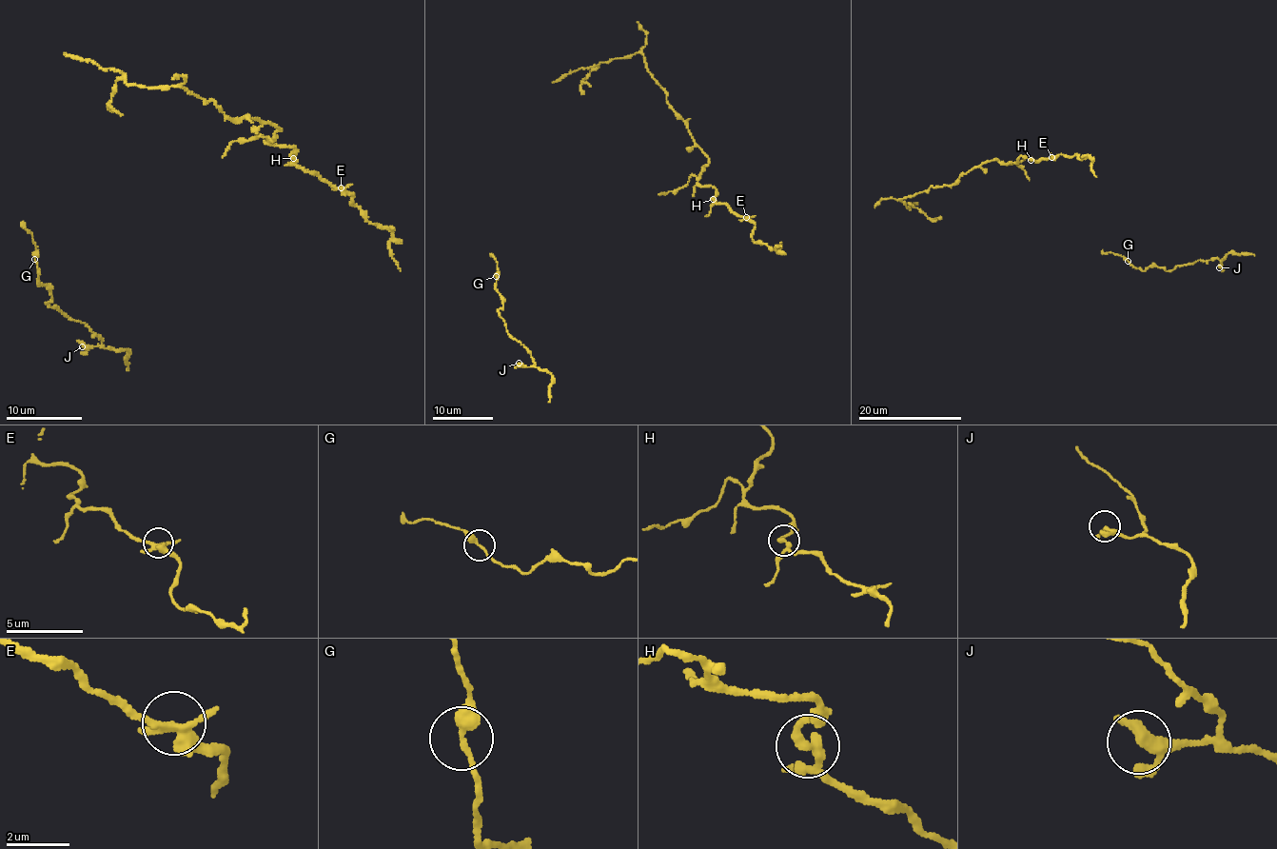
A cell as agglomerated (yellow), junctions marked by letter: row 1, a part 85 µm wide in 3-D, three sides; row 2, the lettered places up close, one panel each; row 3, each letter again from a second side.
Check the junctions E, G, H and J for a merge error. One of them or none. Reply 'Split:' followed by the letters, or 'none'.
Split: none

